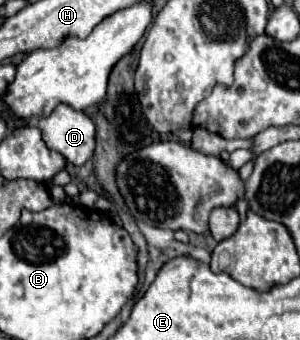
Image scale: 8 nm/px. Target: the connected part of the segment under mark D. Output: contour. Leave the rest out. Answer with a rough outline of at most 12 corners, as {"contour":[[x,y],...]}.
{"contour":[[57,106],[37,122],[45,144],[83,166],[95,126],[83,112]]}

